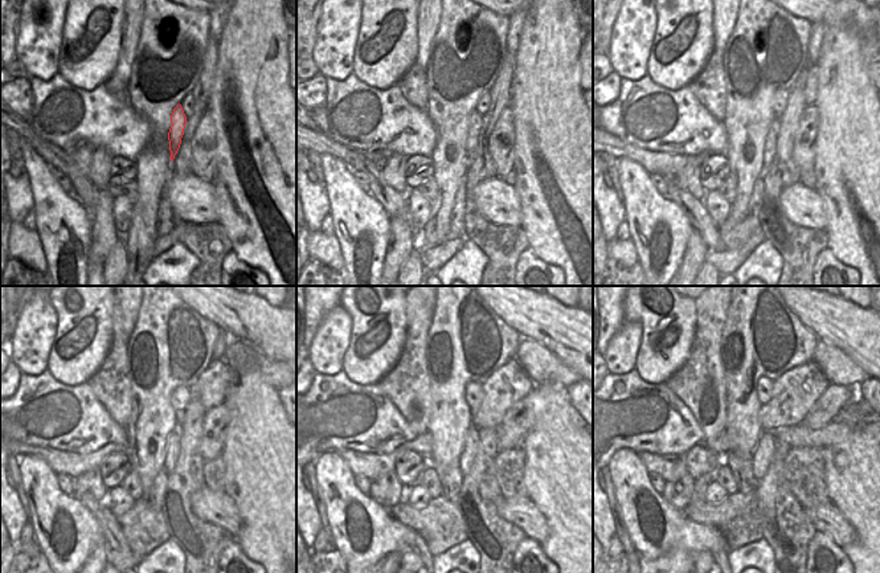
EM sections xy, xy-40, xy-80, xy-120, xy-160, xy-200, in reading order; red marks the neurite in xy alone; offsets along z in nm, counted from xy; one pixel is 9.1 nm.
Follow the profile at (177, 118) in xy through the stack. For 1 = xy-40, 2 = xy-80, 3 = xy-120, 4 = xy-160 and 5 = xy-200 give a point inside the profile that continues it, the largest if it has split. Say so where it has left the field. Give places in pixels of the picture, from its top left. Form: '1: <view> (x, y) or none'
1: xy-40 (475, 118)
2: xy-80 (770, 140)
3: xy-120 (172, 451)
4: xy-160 (467, 455)
5: xy-200 (764, 453)

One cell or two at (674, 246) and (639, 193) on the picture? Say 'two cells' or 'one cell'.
one cell

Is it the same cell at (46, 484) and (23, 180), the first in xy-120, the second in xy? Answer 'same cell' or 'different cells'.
different cells

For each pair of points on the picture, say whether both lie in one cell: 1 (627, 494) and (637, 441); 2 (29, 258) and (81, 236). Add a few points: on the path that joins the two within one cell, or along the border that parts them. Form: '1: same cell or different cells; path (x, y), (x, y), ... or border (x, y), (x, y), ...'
1: different cells; border (637, 451), (618, 449), (608, 465)
2: different cells; border (36, 229), (48, 270)

